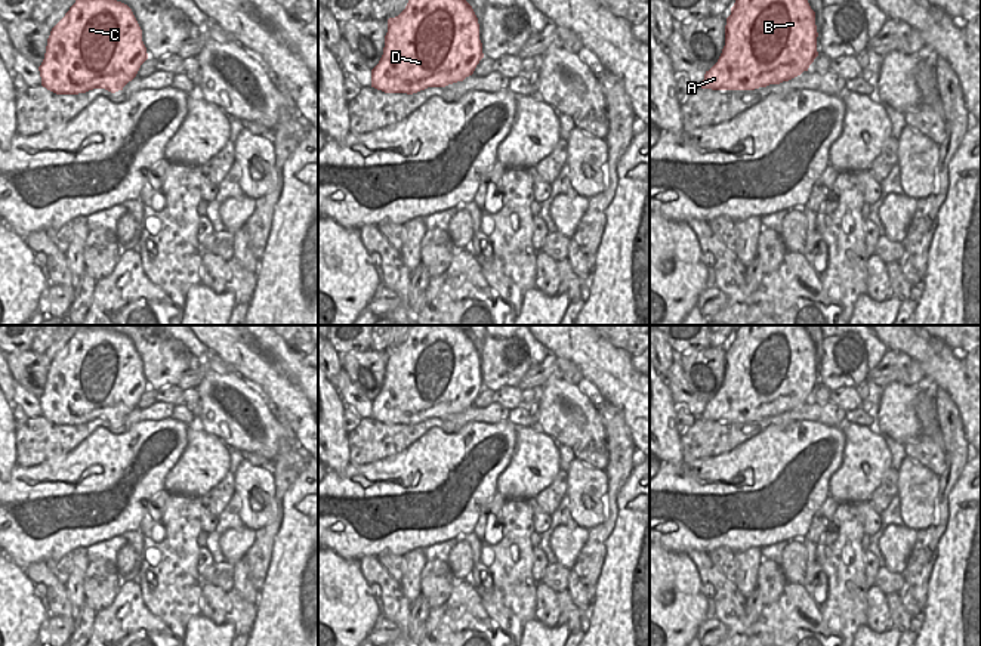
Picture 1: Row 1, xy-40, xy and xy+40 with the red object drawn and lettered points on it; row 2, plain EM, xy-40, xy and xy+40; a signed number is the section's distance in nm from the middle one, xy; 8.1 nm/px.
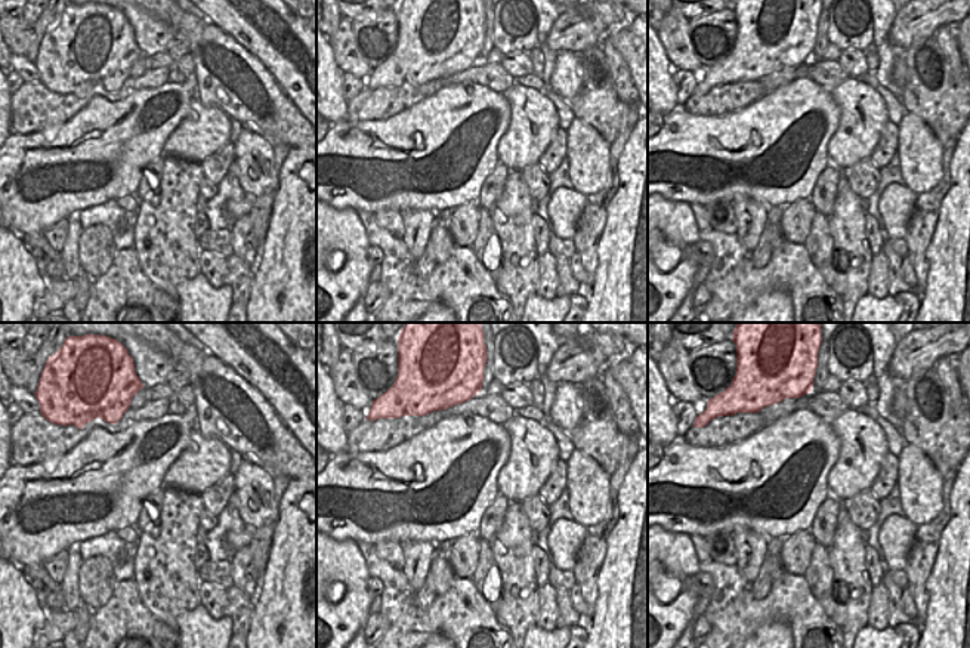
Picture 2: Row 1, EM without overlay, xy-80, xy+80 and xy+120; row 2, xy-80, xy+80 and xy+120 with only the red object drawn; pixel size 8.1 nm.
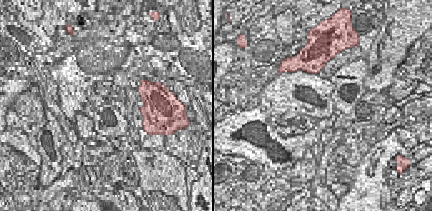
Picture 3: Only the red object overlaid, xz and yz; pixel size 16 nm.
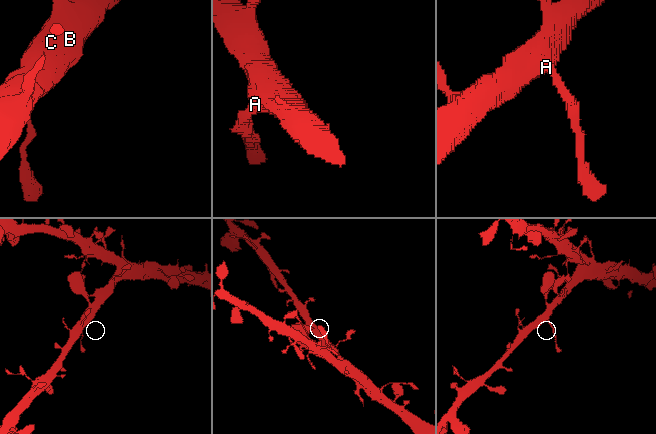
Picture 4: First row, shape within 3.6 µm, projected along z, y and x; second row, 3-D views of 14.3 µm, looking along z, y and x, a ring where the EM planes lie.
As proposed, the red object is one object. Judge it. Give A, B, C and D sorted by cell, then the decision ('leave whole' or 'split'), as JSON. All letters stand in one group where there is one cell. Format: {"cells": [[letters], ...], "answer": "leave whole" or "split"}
{"cells": [["A", "B", "C", "D"]], "answer": "leave whole"}

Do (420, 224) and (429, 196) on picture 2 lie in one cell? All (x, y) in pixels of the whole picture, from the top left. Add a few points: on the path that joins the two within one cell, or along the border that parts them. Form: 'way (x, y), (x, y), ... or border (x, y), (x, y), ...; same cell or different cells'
border (436, 212), (404, 210), (401, 213); different cells

